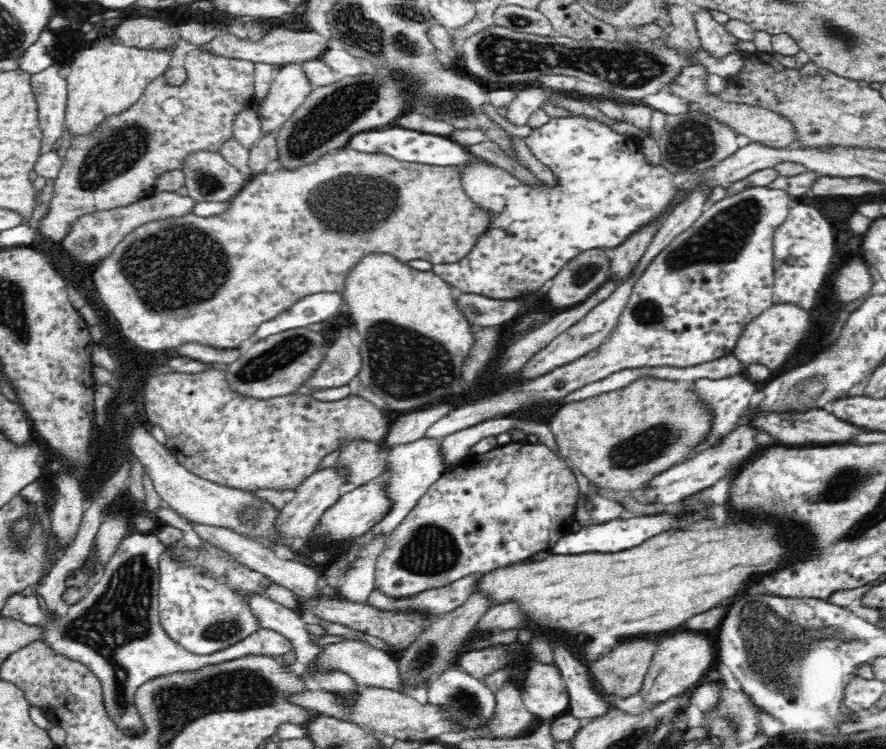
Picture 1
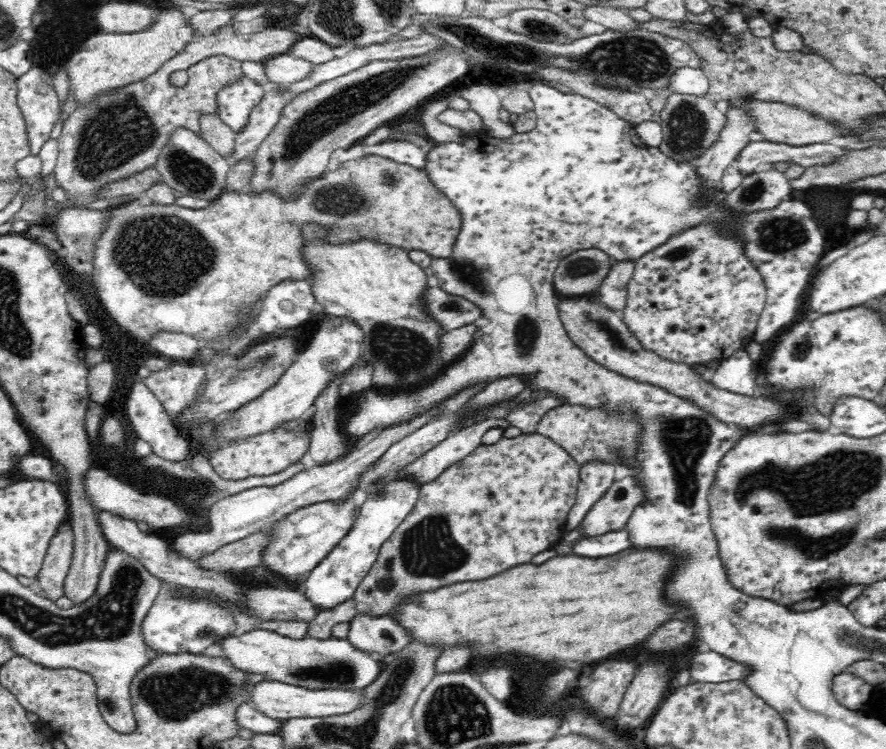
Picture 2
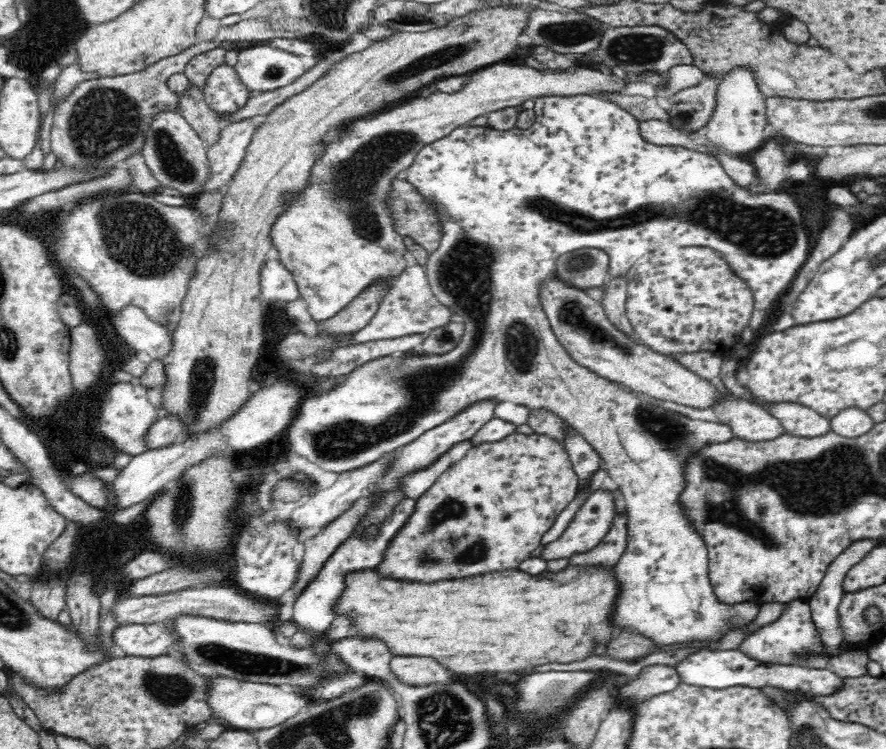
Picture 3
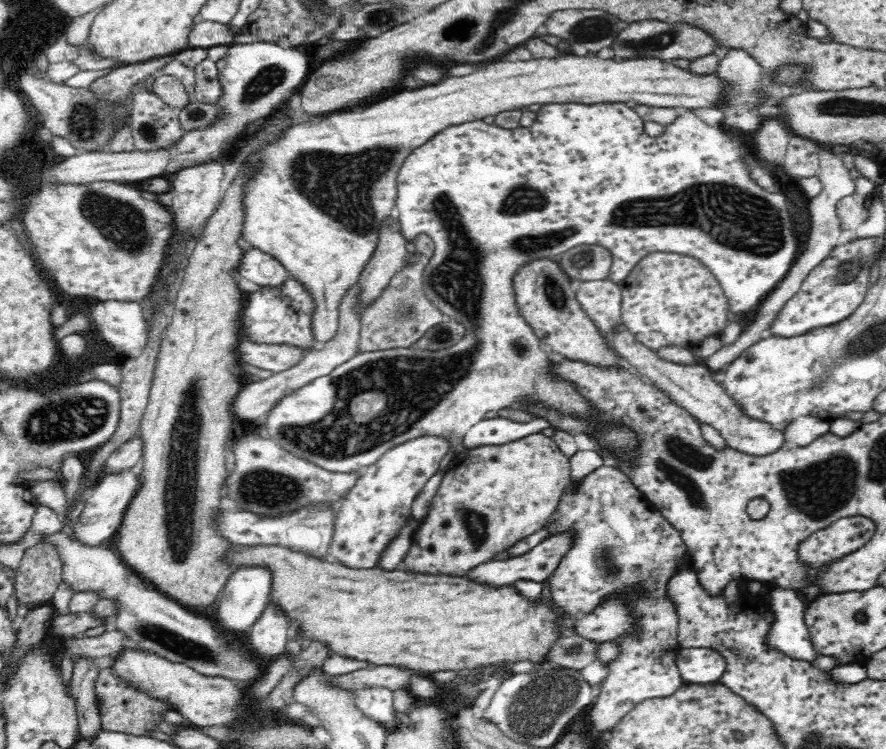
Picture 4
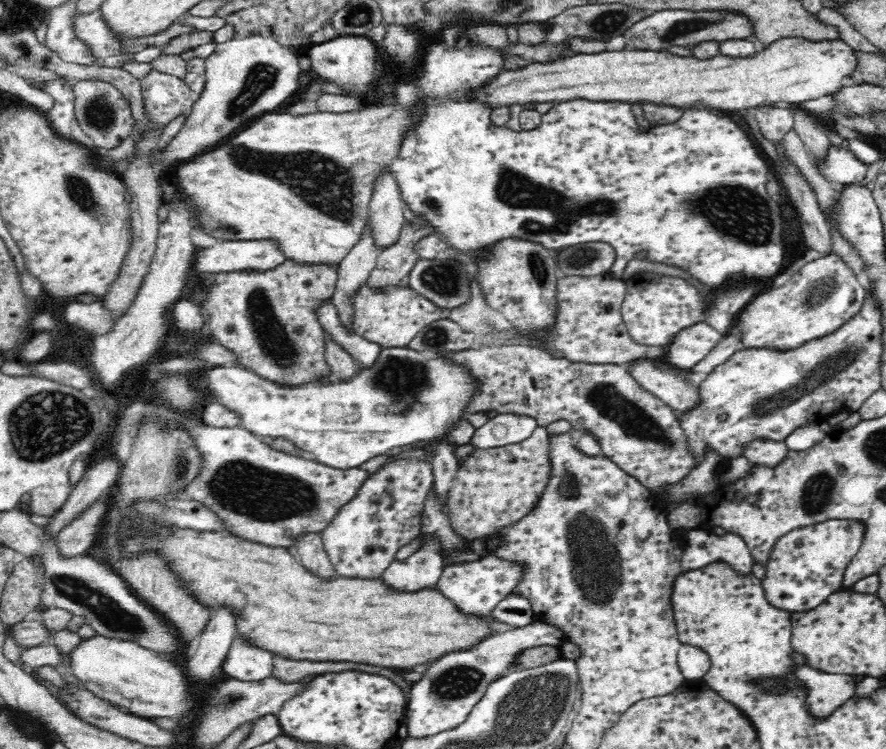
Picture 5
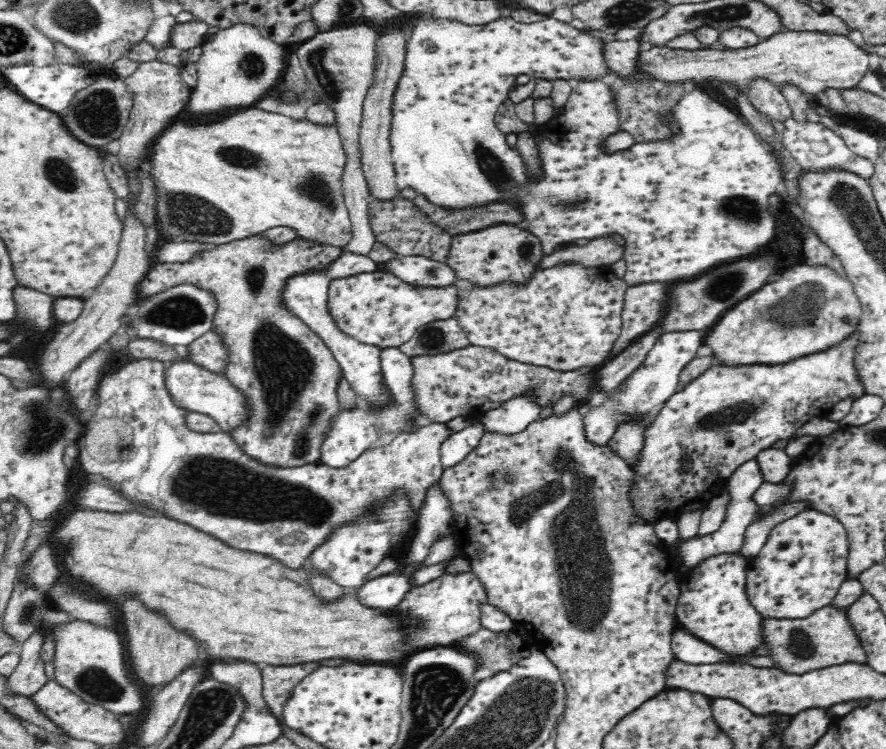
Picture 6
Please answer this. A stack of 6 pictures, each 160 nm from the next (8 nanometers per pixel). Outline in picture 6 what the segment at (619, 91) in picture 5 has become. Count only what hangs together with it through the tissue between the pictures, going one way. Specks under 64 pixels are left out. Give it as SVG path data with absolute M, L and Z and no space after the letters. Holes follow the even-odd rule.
M788 30L767 37L764 42L760 42L755 46L744 49L723 49L723 48L703 48L695 50L683 50L680 48L669 48L664 46L649 46L645 47L640 52L640 65L642 71L648 71L654 75L654 80L661 85L664 82L692 80L695 85L703 86L705 82L708 85L720 85L721 83L729 84L733 87L738 87L745 92L747 82L753 76L766 78L774 85L780 88L784 83L792 83L796 87L800 87L802 91L806 91L813 97L823 88L832 88L842 90L855 87L860 80L870 70L870 53L861 46L856 46L848 35L832 34L828 31L820 30Z

